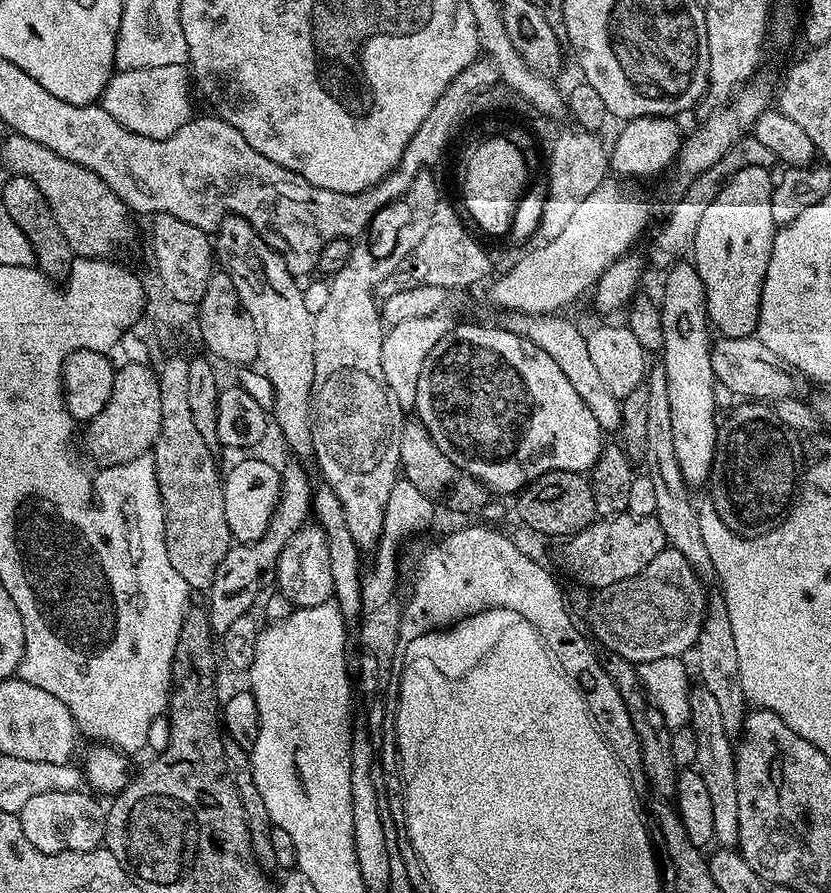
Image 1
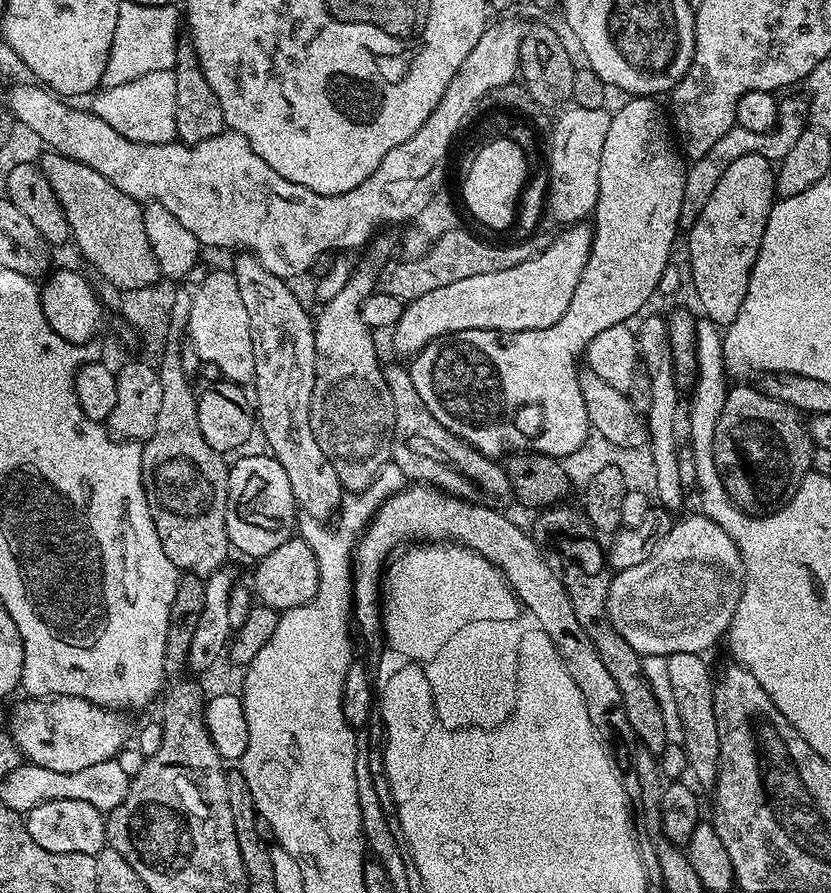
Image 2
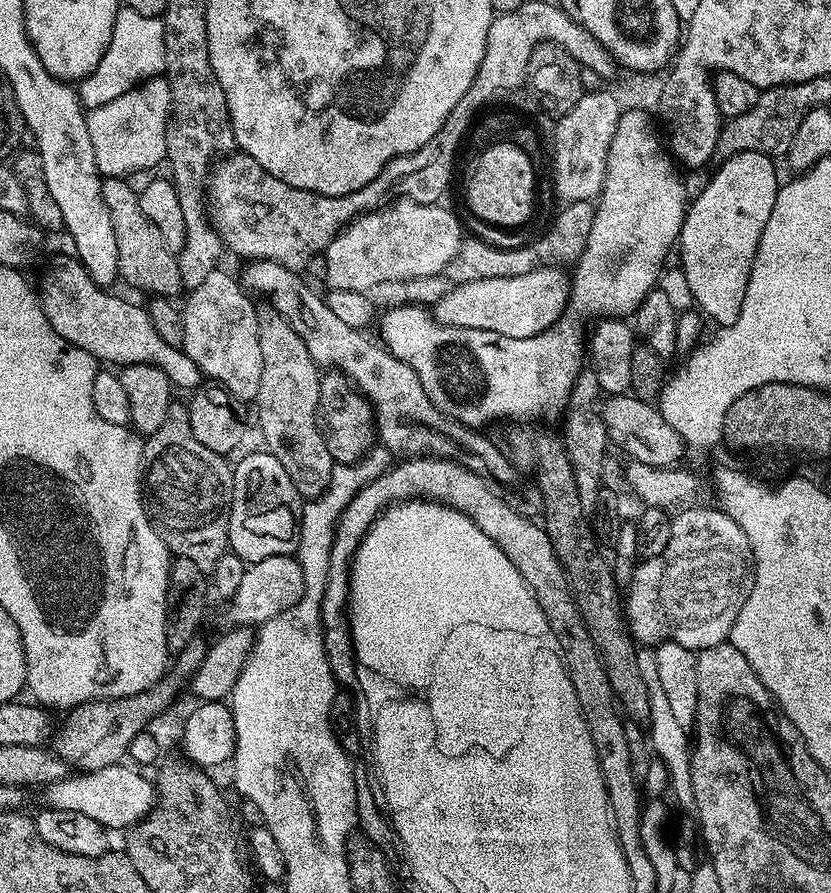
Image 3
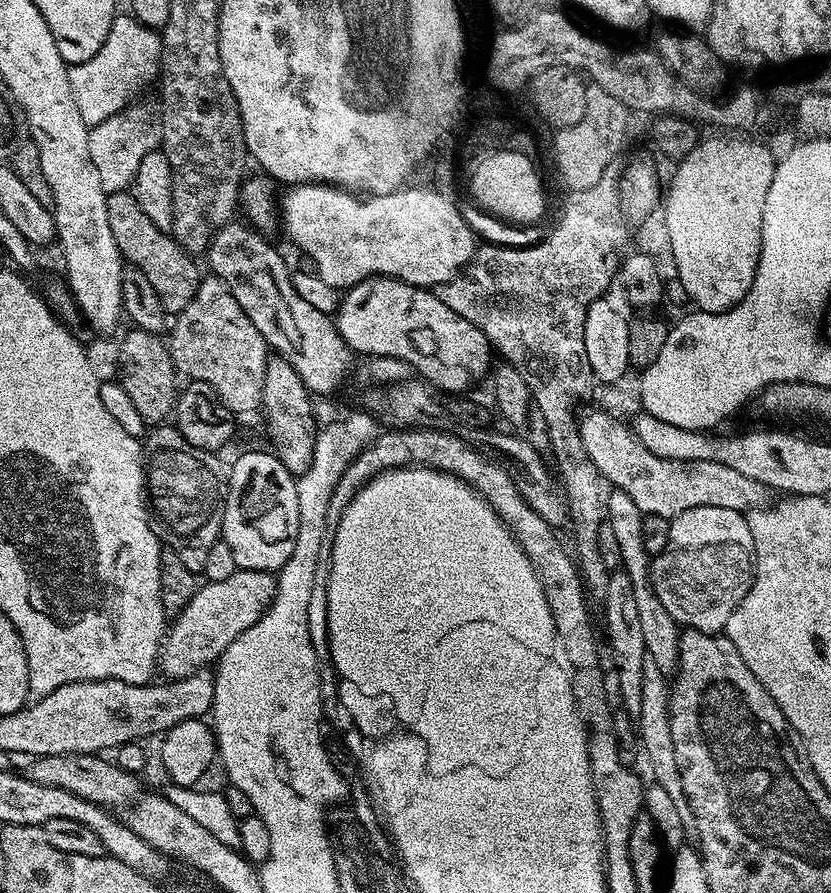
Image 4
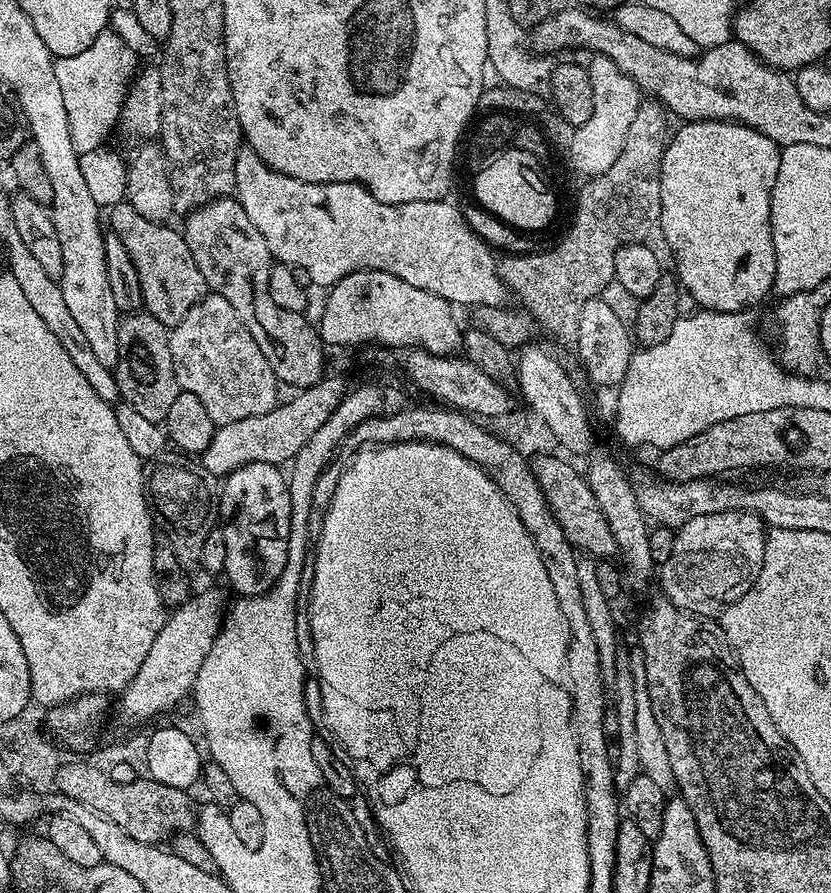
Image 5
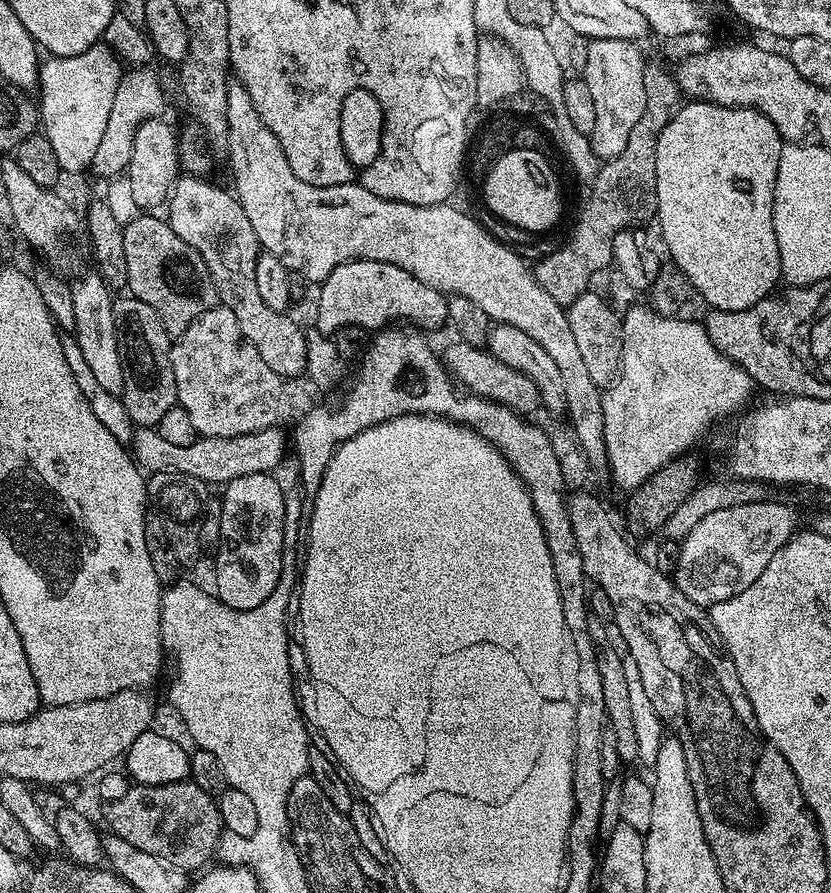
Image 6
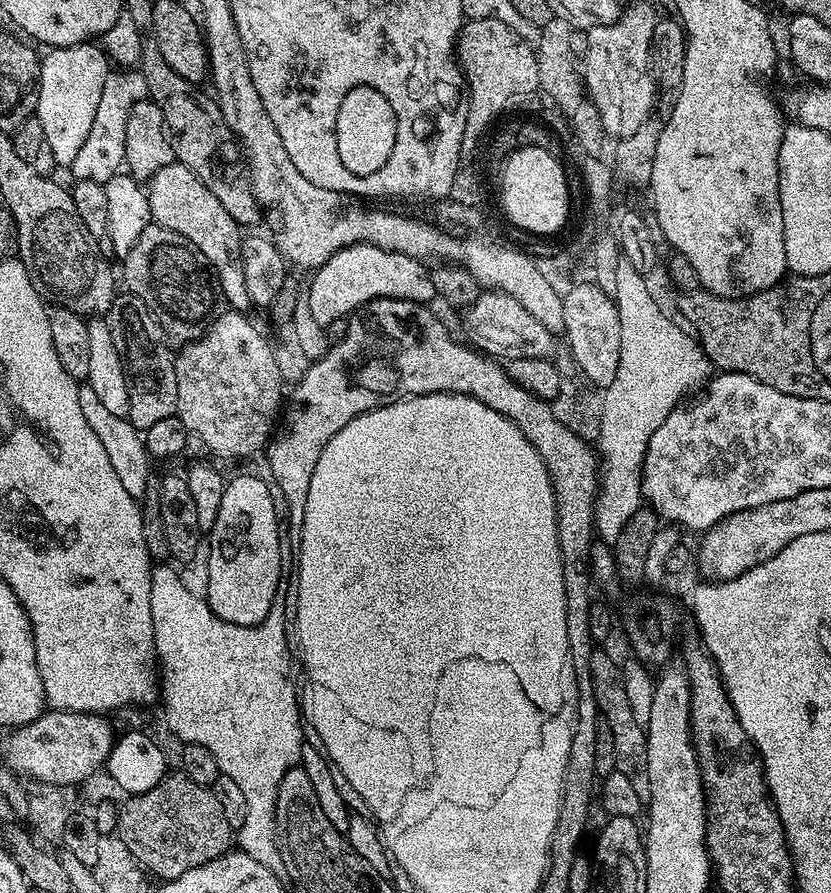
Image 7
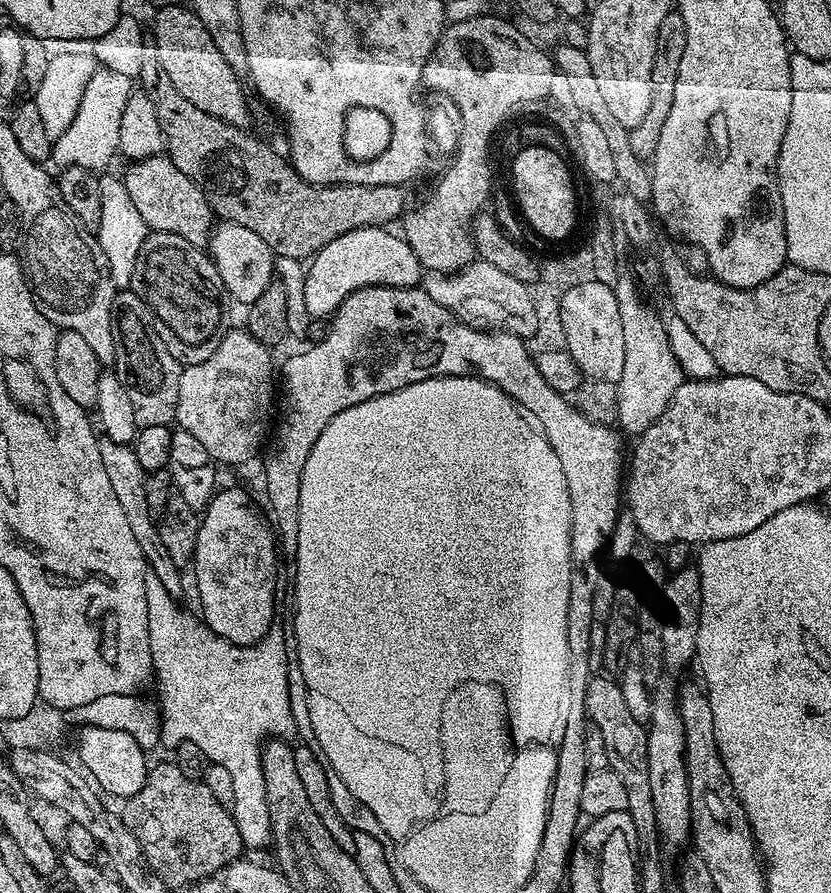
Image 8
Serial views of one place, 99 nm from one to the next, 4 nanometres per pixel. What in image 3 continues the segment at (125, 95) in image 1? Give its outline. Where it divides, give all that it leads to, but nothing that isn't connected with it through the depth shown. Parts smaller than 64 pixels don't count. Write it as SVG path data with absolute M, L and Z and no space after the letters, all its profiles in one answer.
M167 98L132 99L115 100L87 113L90 146L94 146L94 162L101 177L128 178L131 177L131 172L140 172L143 168L152 168L155 164L165 163L168 154L166 126L172 101Z

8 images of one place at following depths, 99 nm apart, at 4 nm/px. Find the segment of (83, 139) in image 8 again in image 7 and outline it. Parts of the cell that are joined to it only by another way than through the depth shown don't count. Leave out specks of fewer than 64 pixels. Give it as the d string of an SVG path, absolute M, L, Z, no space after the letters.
M126 68L109 73L106 85L102 88L102 99L98 102L98 112L95 114L94 125L82 148L78 152L70 172L76 180L94 181L104 184L110 178L119 175L125 165L126 120L130 110L137 102L147 99L148 87L145 76L137 69Z

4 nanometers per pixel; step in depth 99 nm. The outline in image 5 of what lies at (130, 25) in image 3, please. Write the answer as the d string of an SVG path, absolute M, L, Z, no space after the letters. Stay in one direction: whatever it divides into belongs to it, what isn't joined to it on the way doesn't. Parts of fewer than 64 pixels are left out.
M111 27L103 28L82 54L55 57L54 78L62 89L62 102L70 118L70 136L77 152L105 147L108 135L119 125L120 111L133 77L138 72L136 52Z

